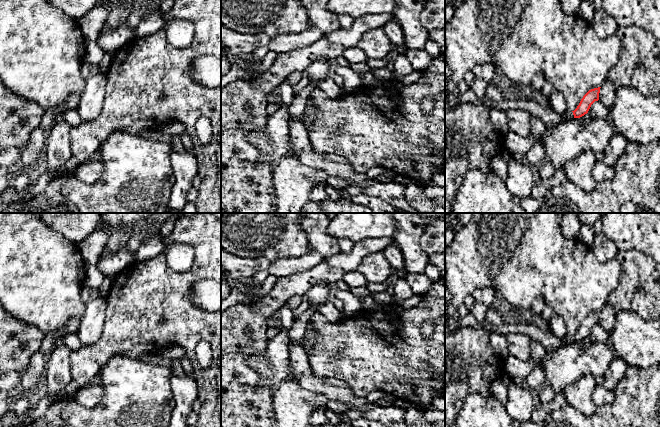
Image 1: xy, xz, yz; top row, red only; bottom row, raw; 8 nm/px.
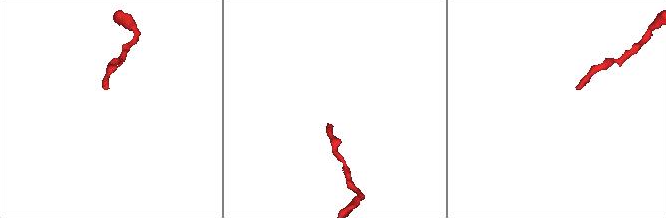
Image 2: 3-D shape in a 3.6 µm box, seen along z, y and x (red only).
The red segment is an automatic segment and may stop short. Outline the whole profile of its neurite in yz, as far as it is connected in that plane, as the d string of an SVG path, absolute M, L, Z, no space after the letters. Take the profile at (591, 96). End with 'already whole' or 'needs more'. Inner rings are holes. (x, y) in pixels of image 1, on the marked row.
M594 88L589 90L581 99L579 105L574 111L569 111L566 110L562 115L561 115L561 120L562 121L568 121L573 118L580 118L584 116L585 114L588 113L591 105L599 100L599 93L600 93L600 88Z; needs more

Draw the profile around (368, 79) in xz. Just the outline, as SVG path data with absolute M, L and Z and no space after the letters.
M371 72L360 74L360 77L363 86L376 86L379 81Z

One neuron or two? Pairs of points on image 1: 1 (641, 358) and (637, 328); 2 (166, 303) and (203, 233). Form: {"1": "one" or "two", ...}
{"1": "one", "2": "one"}

